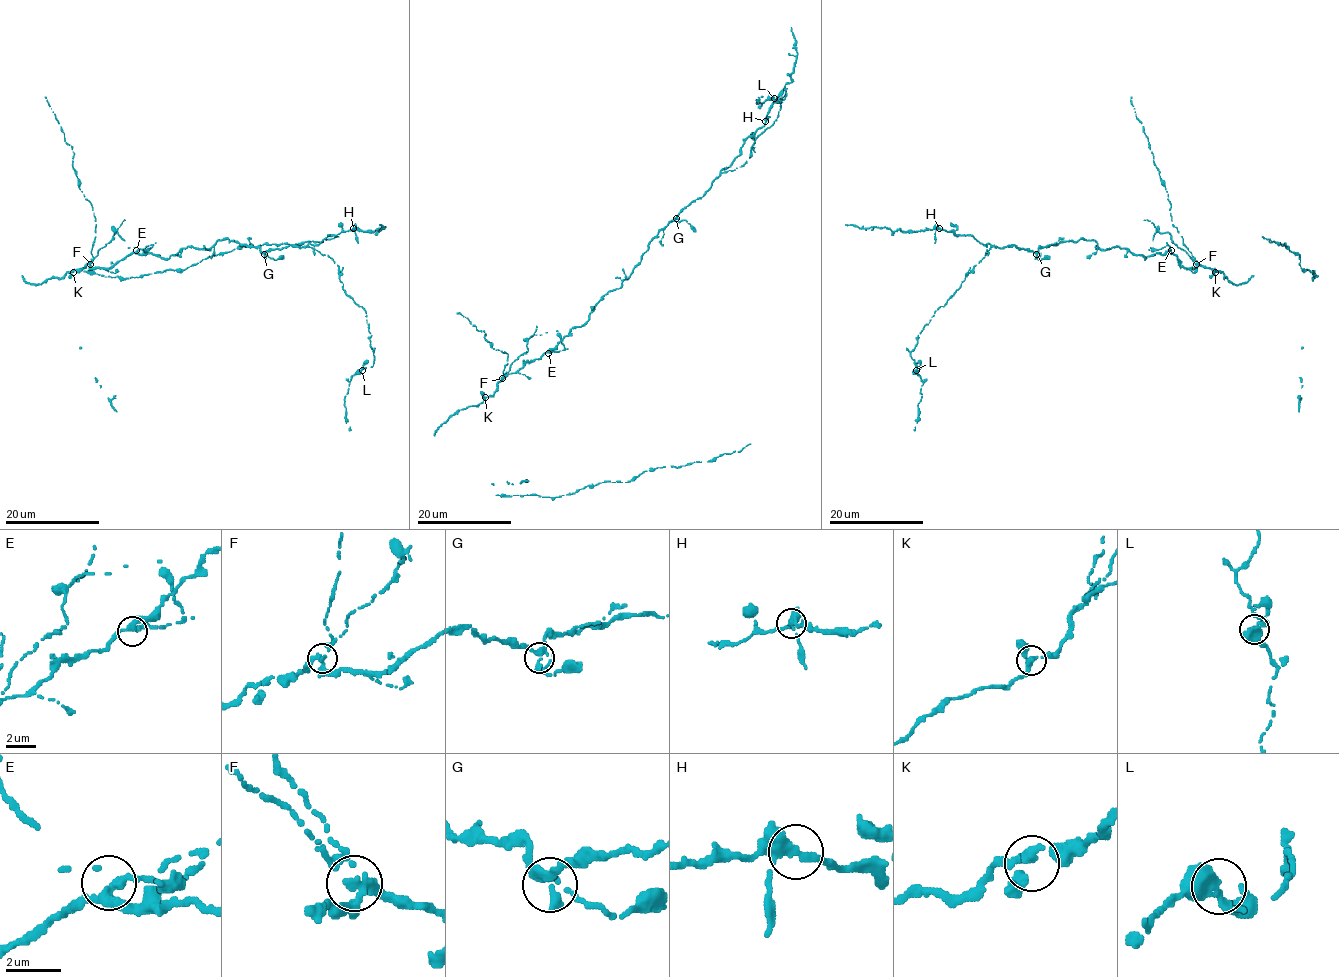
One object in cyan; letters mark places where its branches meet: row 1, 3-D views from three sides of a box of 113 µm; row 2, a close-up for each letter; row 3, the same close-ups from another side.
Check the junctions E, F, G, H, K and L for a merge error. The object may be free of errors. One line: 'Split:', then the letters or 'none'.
Split: F

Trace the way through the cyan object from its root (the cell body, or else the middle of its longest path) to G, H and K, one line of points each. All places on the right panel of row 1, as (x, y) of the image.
G: (1168, 253), (1154, 253), (1145, 258), (1117, 246), (1101, 250), (1094, 240), (1080, 239), (1041, 246), (1036, 254)
H: (1168, 253), (1145, 258), (1083, 239), (1033, 252), (939, 228)
K: (1168, 253), (1176, 256), (1181, 266), (1195, 267), (1200, 264), (1215, 272)

